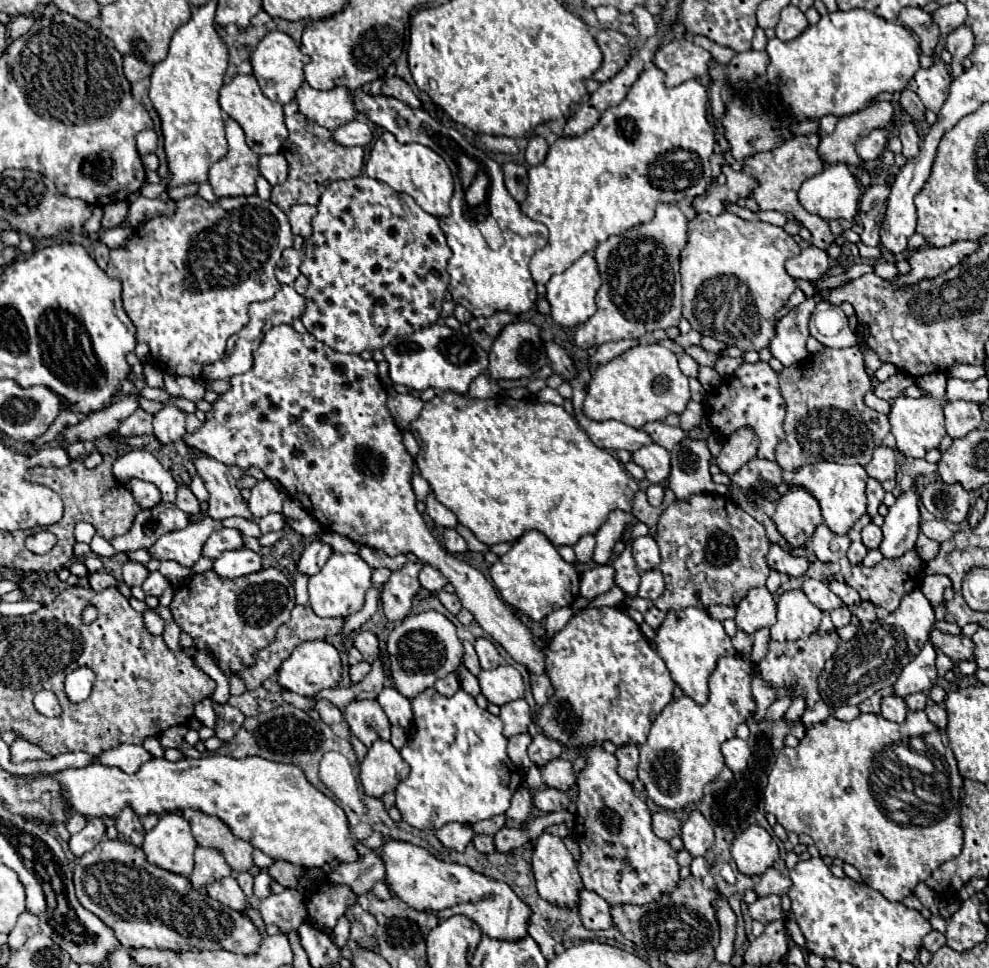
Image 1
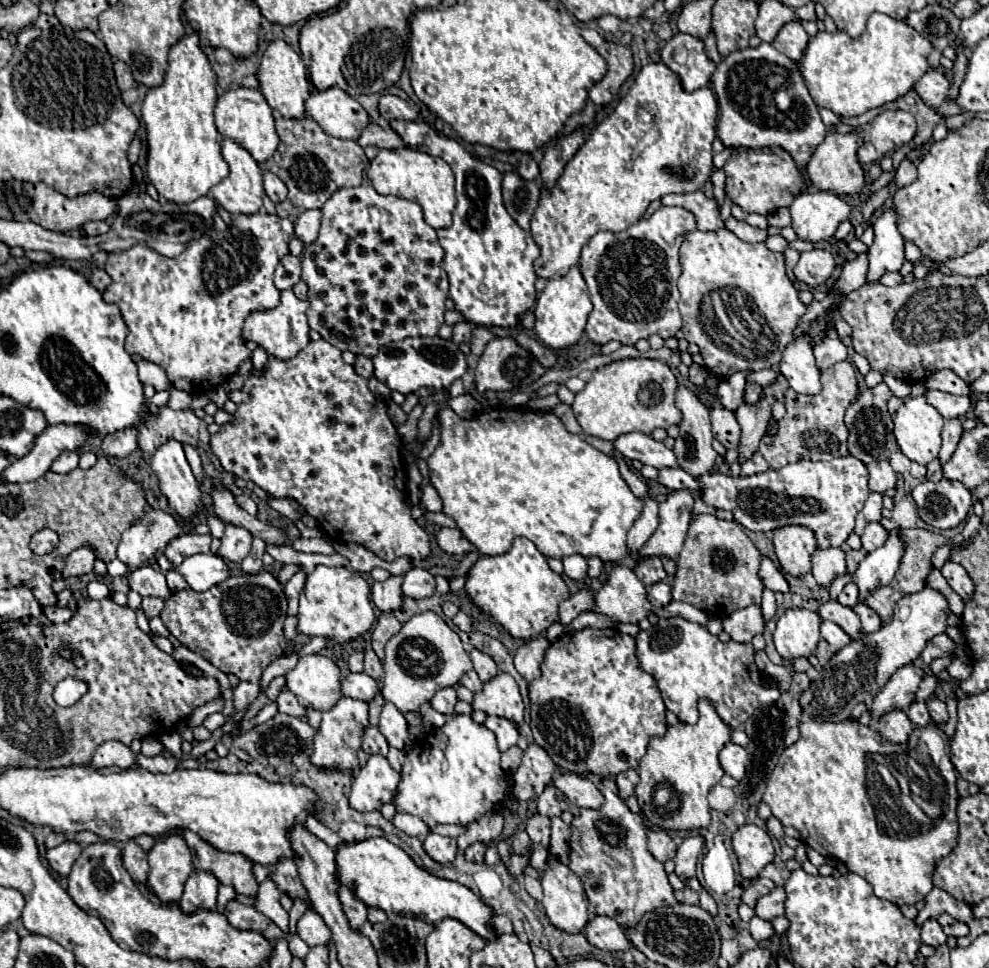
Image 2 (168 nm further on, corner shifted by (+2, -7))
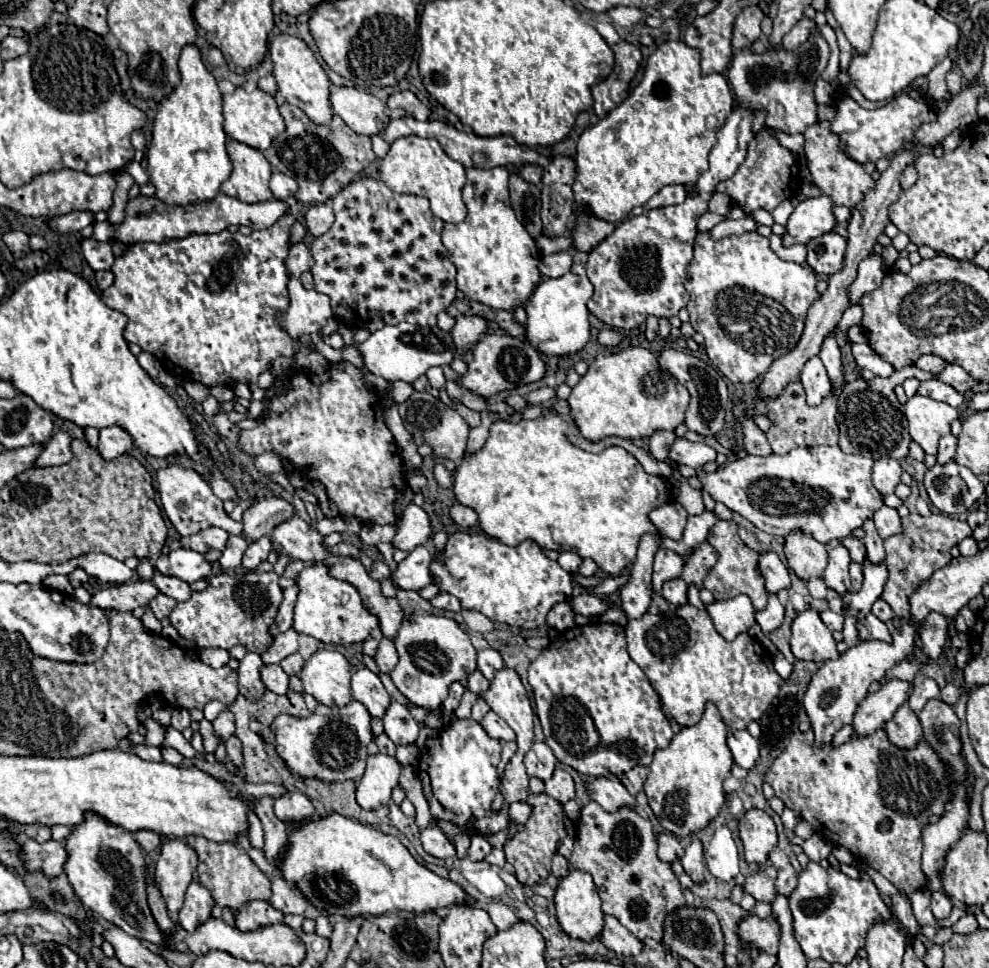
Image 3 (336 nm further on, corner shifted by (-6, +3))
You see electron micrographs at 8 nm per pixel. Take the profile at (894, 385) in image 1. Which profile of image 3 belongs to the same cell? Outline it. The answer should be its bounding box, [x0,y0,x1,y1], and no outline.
[838,366,936,460]

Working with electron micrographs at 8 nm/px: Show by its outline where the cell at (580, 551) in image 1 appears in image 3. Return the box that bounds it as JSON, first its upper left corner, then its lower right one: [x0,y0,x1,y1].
[558,552,582,574]

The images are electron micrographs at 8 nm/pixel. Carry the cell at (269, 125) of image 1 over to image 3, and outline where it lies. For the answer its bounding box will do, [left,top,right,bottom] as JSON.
[224,88,284,150]

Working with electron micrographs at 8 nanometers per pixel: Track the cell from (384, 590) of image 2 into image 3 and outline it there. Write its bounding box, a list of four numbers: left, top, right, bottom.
[370,560,390,580]

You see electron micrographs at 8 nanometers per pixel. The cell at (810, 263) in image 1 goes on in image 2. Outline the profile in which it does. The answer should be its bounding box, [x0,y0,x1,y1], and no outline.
[794,250,834,288]

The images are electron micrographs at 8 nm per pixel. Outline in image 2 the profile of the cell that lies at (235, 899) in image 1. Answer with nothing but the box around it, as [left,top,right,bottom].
[222,900,270,932]

